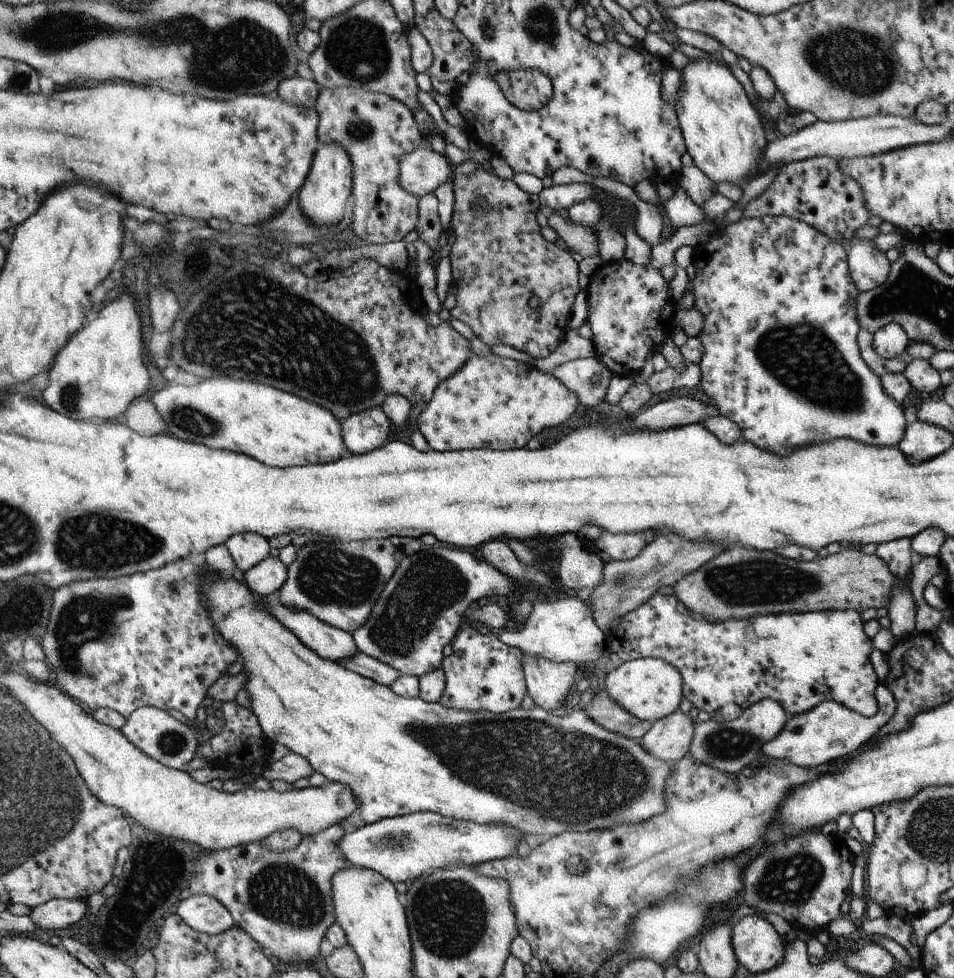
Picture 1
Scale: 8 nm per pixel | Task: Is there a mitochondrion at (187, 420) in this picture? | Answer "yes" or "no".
yes

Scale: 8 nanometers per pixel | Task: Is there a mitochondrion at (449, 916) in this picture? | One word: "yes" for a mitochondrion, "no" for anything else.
yes

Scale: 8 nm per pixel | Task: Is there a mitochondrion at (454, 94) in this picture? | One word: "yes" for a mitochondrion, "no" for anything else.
no

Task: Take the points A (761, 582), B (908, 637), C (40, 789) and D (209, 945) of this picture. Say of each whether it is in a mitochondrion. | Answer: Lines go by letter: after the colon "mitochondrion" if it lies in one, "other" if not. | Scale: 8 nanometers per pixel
A: mitochondrion
B: other
C: mitochondrion
D: other

